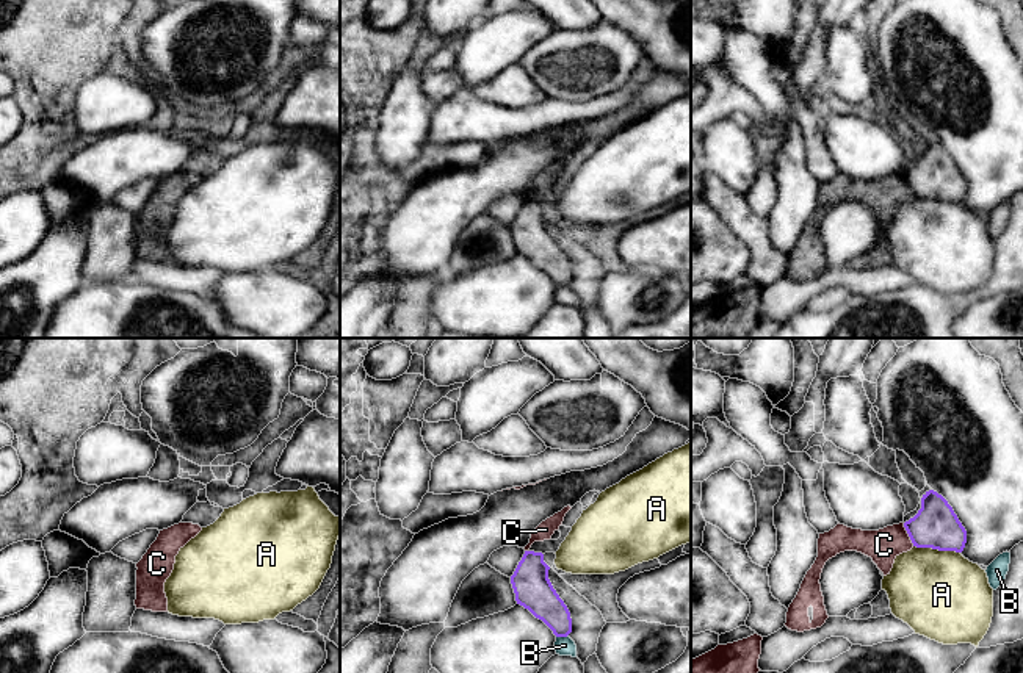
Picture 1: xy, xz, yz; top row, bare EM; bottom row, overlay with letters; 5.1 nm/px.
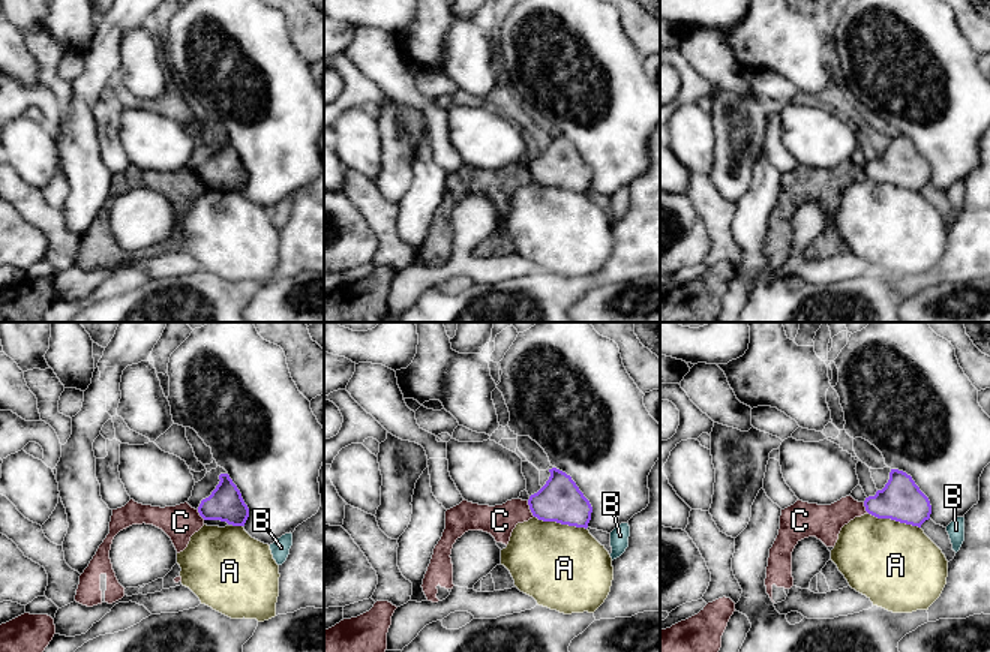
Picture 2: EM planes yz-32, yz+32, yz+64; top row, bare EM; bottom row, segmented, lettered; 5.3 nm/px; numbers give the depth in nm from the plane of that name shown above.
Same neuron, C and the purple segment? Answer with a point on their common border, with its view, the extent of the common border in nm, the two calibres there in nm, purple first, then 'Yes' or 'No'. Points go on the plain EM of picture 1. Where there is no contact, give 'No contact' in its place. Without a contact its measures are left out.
Touches purple at yz (907, 182). Shared border 130 nm. Thickness 240 nm (purple) against 170 nm. No

